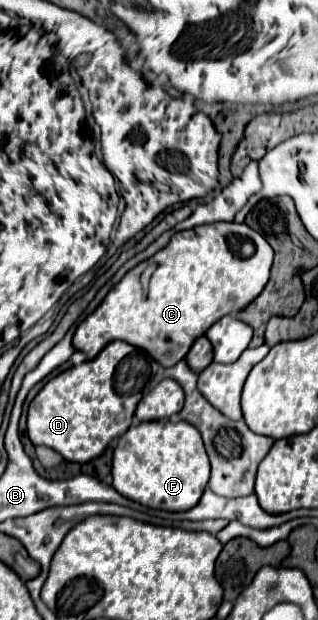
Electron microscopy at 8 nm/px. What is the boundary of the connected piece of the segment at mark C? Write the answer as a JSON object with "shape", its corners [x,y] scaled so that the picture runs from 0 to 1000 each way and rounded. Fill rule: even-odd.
{"shape":[[[670,360],[670,363],[632,363],[619,369],[563,373],[525,398],[494,405],[487,418],[469,418],[456,427],[431,427],[412,434],[374,460],[362,460],[330,485],[267,515],[248,521],[236,534],[236,563],[261,566],[274,579],[299,579],[318,563],[349,550],[393,550],[418,560],[437,560],[462,566],[500,589],[544,592],[550,585],[575,582],[594,569],[613,547],[651,537],[651,531],[689,518],[708,508],[739,508],[764,495],[777,495],[796,482],[808,482],[827,469],[827,463],[846,453],[846,434],[858,424],[858,402],[852,395],[789,366],[770,360]],[[469,424],[487,424],[494,434],[475,444],[462,476],[450,479],[450,460],[443,460],[443,440]]]}

